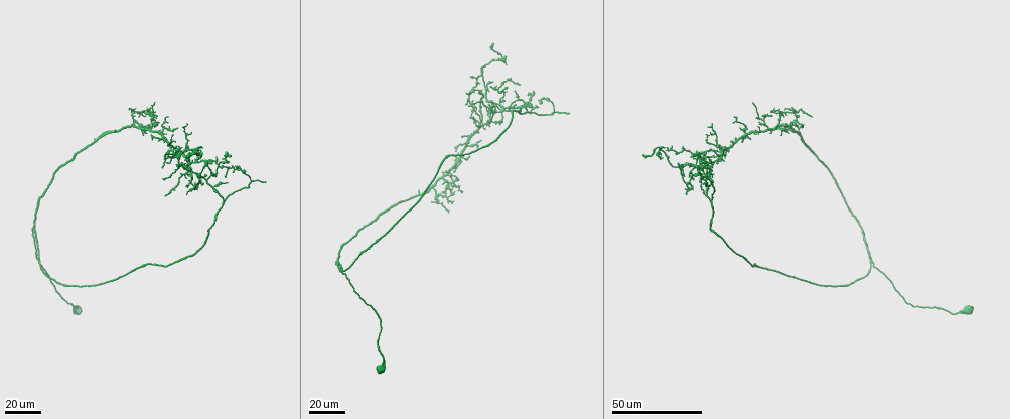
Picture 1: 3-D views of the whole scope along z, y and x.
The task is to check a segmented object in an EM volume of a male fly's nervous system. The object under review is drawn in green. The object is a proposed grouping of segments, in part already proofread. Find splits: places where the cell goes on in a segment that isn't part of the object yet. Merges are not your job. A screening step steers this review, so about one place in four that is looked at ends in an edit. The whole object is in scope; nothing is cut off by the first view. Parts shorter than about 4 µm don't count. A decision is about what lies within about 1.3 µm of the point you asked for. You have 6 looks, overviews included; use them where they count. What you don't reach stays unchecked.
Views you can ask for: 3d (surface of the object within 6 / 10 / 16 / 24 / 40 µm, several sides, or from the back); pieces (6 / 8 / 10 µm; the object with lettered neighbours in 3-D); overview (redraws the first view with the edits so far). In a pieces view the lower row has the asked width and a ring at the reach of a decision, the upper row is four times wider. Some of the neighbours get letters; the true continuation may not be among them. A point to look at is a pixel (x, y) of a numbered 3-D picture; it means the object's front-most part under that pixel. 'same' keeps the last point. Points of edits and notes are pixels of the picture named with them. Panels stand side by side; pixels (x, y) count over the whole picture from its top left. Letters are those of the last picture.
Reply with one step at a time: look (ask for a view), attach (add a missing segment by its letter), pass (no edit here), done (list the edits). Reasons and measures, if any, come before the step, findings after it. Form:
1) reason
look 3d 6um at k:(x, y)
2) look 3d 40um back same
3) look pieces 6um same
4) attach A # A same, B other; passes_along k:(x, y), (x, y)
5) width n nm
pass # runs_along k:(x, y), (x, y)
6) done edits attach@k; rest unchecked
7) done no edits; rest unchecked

thin end
look 3d 40um at 1:(702, 152)

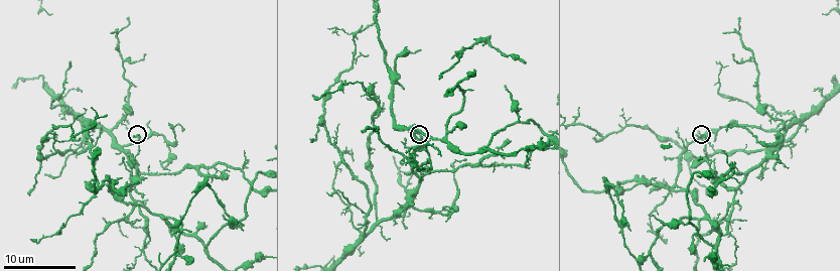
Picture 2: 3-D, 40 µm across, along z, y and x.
look pieces 6um at 2:(134, 136)

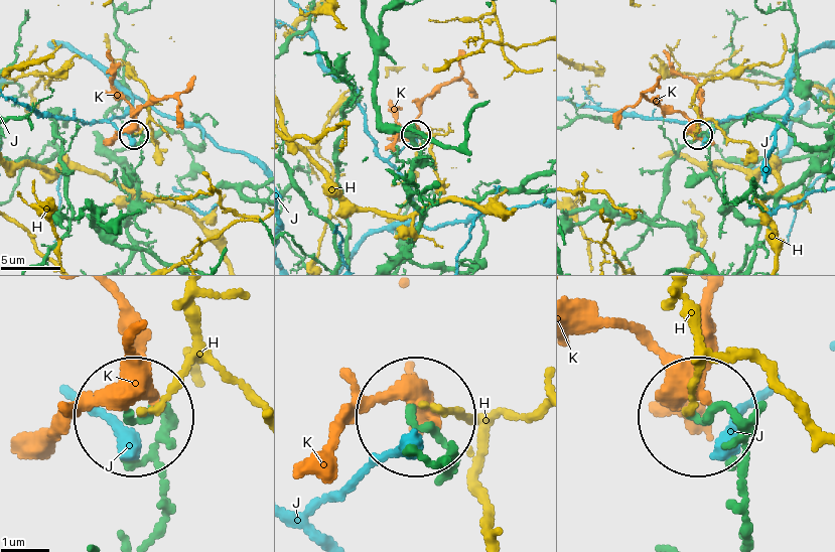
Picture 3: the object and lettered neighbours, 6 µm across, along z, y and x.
pass # H other, J other, K other; runs_along 3:(742, 533), (738, 437), (699, 413); no lettered segment goes on from it

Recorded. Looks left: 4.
thin end
look 3d 6um at 2:(420, 177)

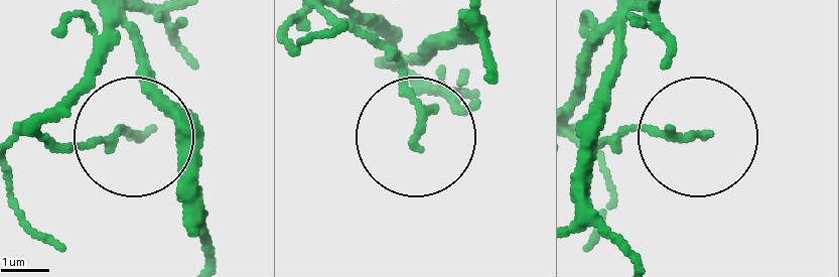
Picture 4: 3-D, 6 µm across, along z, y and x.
look pieces 10um at 4:(706, 138)

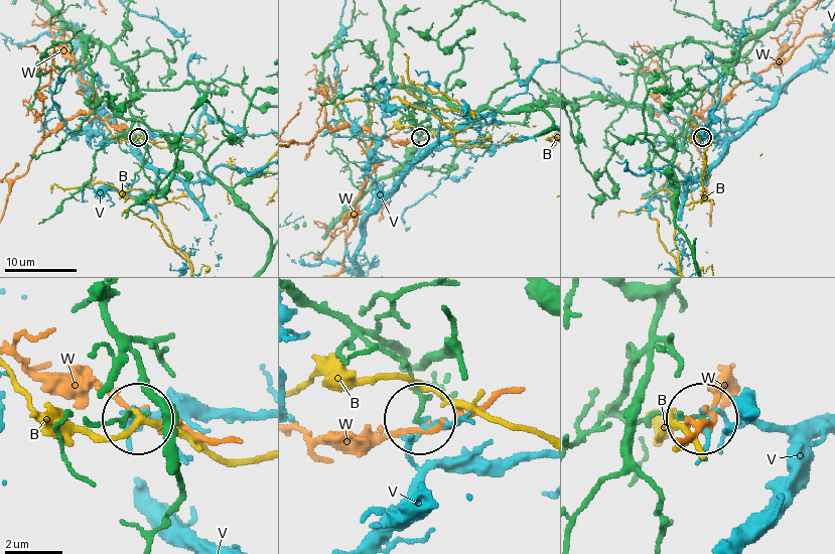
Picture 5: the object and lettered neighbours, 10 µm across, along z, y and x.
width 140 nm
pass # B other, V other, W other; no lettered segment goes on from it

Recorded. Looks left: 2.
thin end
look 3d 40um at 1:(711, 177)

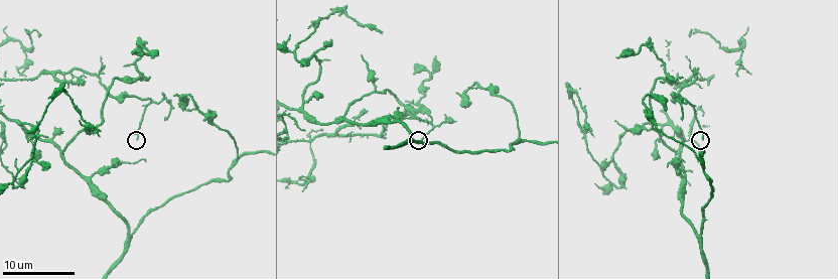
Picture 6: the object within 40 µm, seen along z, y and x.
what lies round it
look pieces 6um at 6:(703, 140)

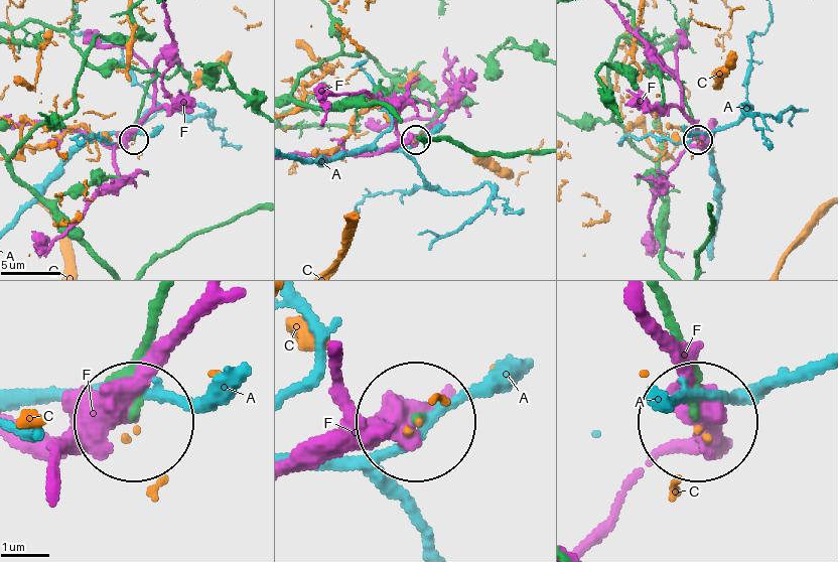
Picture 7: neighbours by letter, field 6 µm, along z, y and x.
pass # A other, C other, F other; runs_along 7:(661, 304), (693, 377), (693, 420); no lettered segment goes on from it

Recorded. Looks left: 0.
done no edits; rest unchecked

